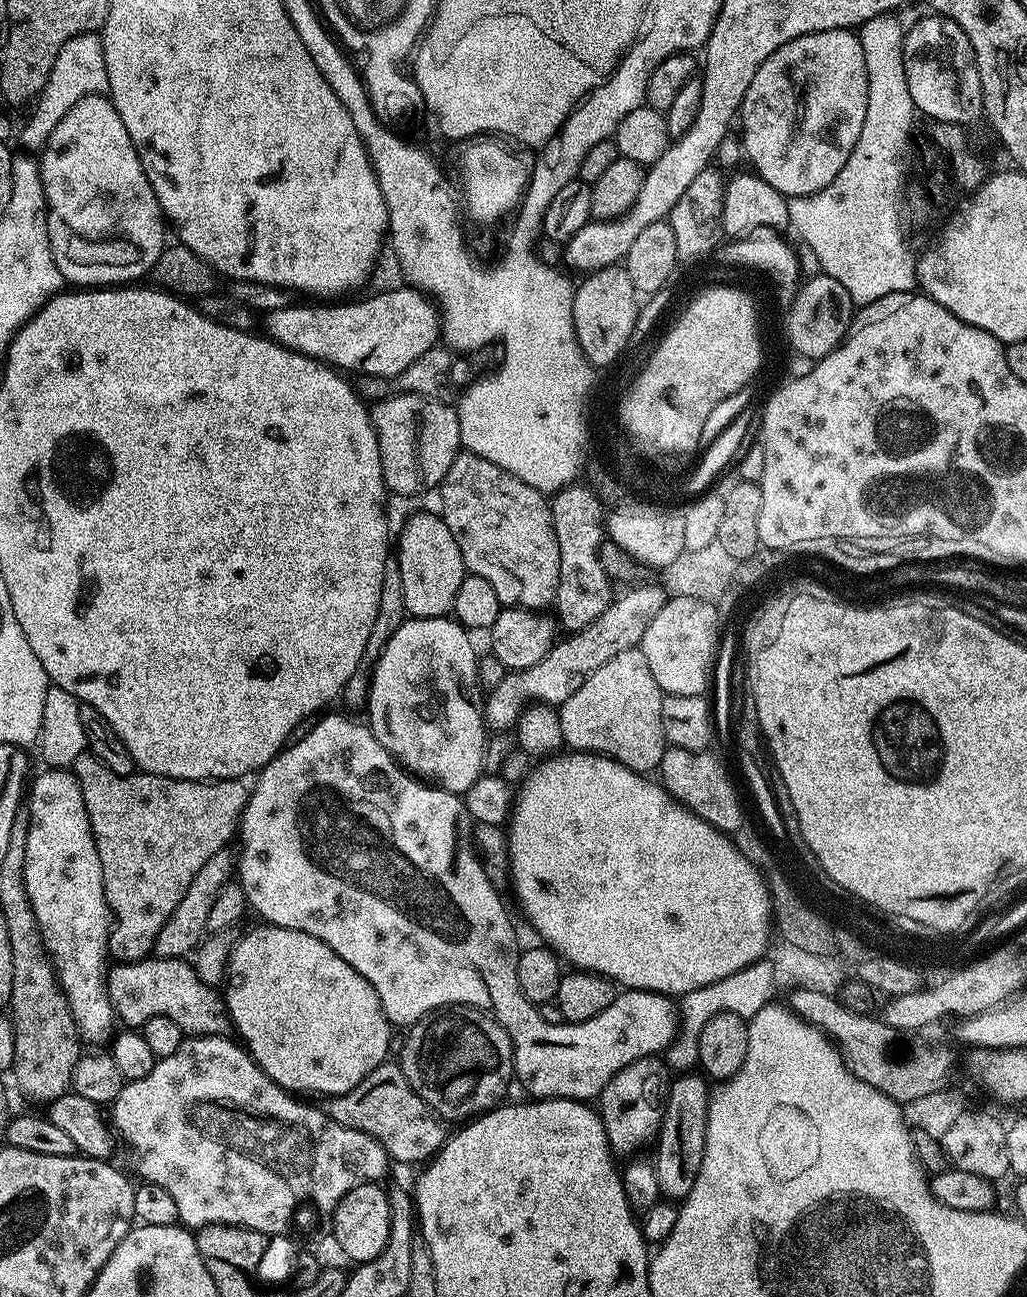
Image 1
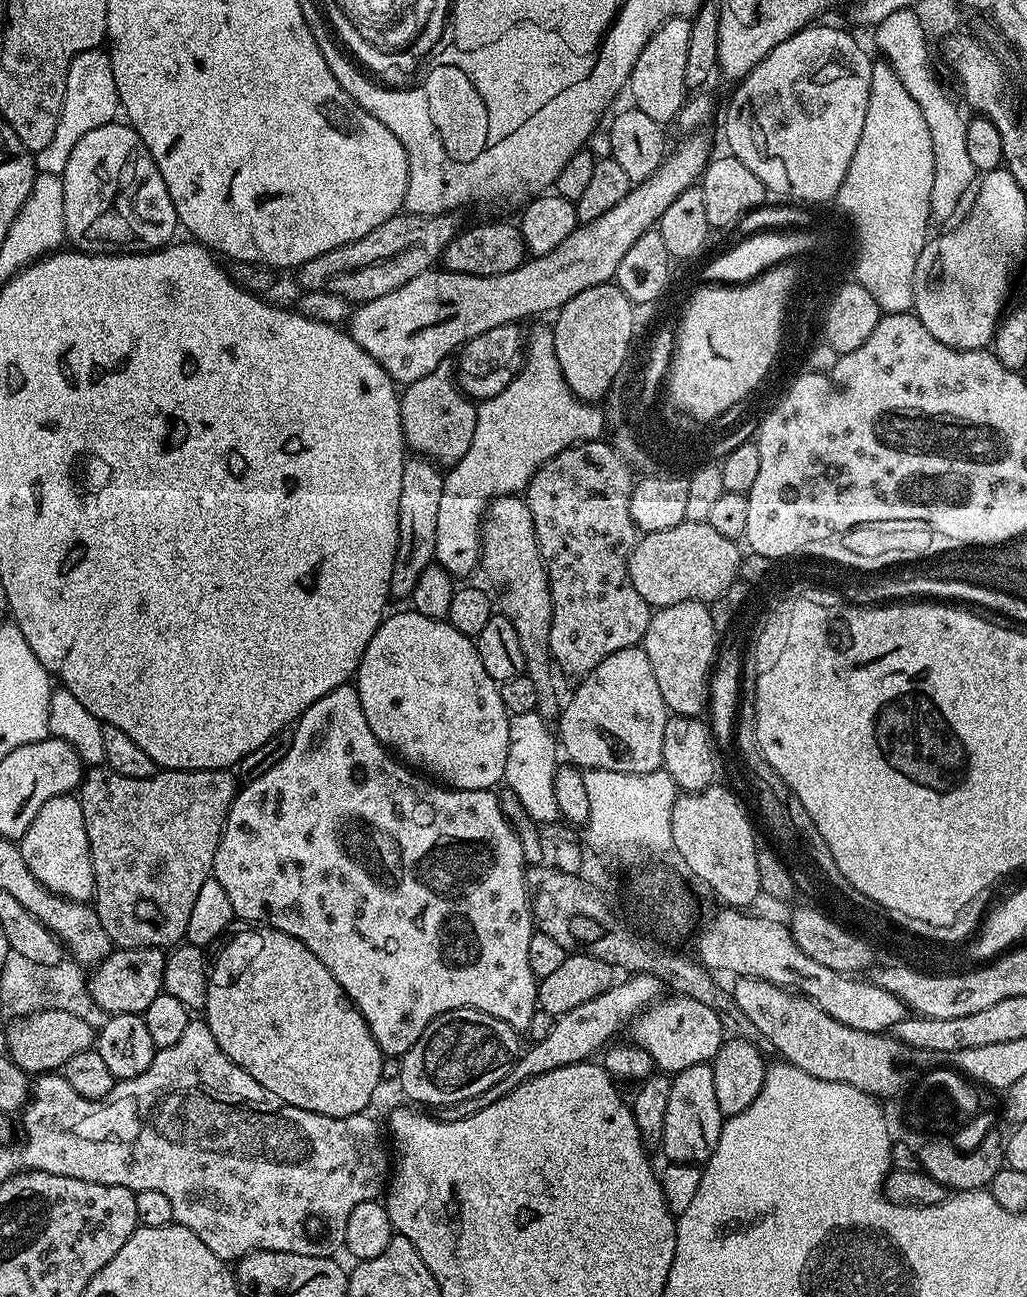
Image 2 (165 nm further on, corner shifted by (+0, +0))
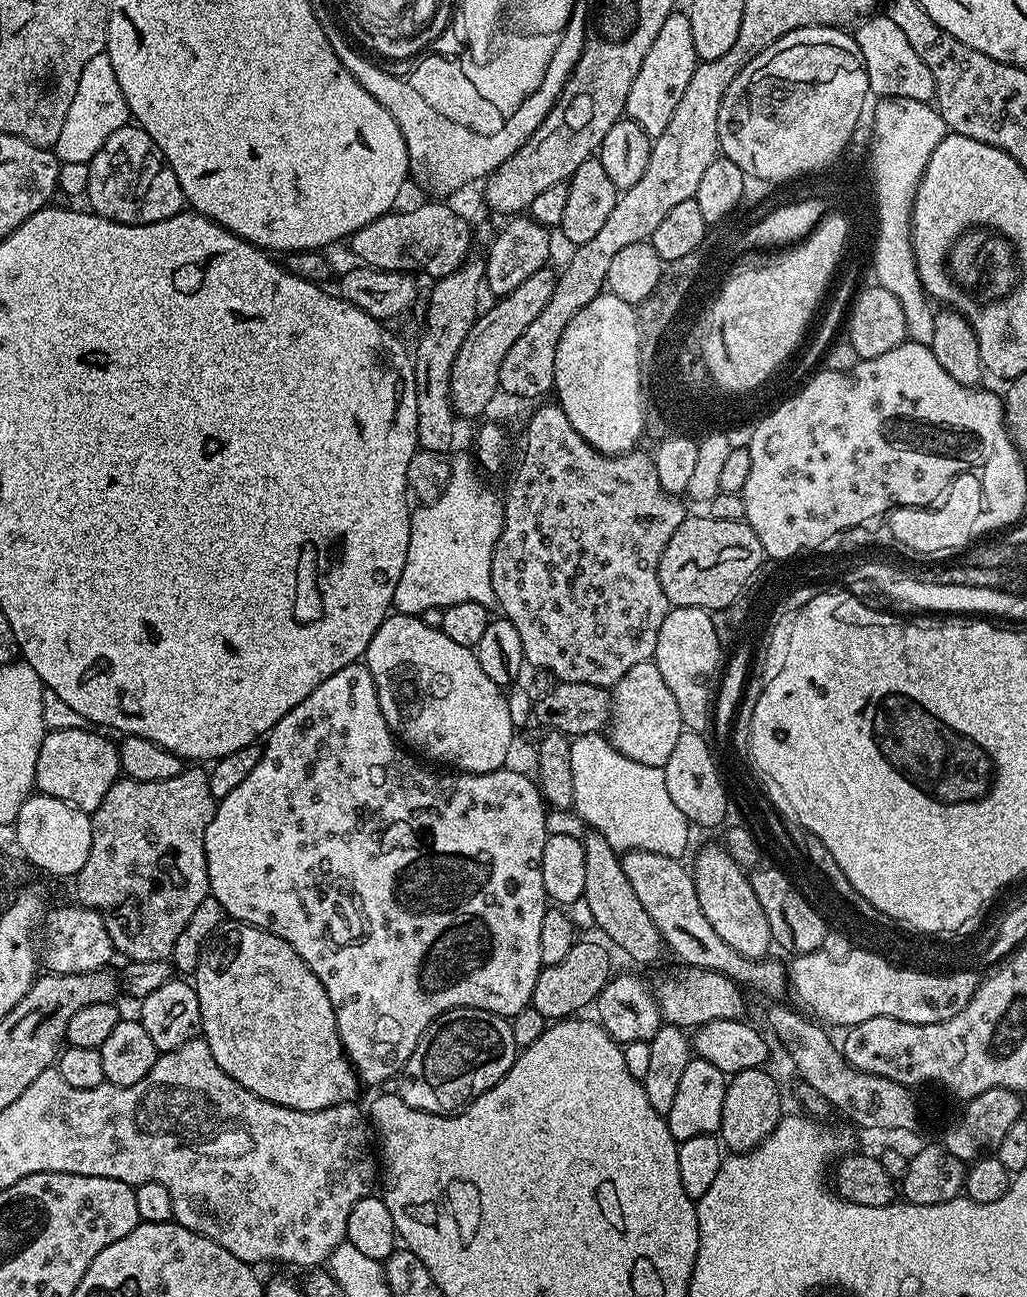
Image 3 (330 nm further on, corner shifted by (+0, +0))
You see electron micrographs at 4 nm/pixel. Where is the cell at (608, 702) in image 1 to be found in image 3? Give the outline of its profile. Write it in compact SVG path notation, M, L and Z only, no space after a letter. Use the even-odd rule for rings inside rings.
M647 660L638 662L638 666L630 666L630 670L626 670L624 677L611 689L610 695L612 707L606 728L608 743L634 762L663 768L686 729L682 714L678 714L678 702L674 702L674 694L670 694L656 663Z

